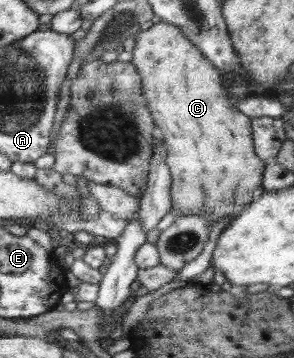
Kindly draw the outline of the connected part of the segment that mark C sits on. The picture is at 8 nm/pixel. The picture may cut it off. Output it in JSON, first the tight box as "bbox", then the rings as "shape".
{"bbox":[131,21,263,226],"shape":[[[160,21],[149,29],[139,31],[135,34],[135,48],[132,50],[131,63],[136,66],[137,73],[143,76],[141,86],[143,86],[144,96],[149,94],[149,106],[153,106],[153,118],[157,118],[157,128],[165,136],[165,146],[167,147],[167,156],[165,164],[169,167],[171,173],[171,207],[179,210],[180,216],[188,214],[197,214],[200,218],[209,221],[209,226],[214,225],[218,220],[229,216],[230,220],[235,219],[241,211],[251,202],[251,196],[255,188],[261,186],[261,176],[263,176],[263,159],[256,154],[255,140],[251,140],[251,124],[249,124],[249,115],[244,112],[237,112],[231,100],[227,98],[227,92],[223,88],[223,82],[219,78],[217,67],[213,68],[213,63],[197,48],[197,46],[183,33],[177,25],[167,21]]]}

